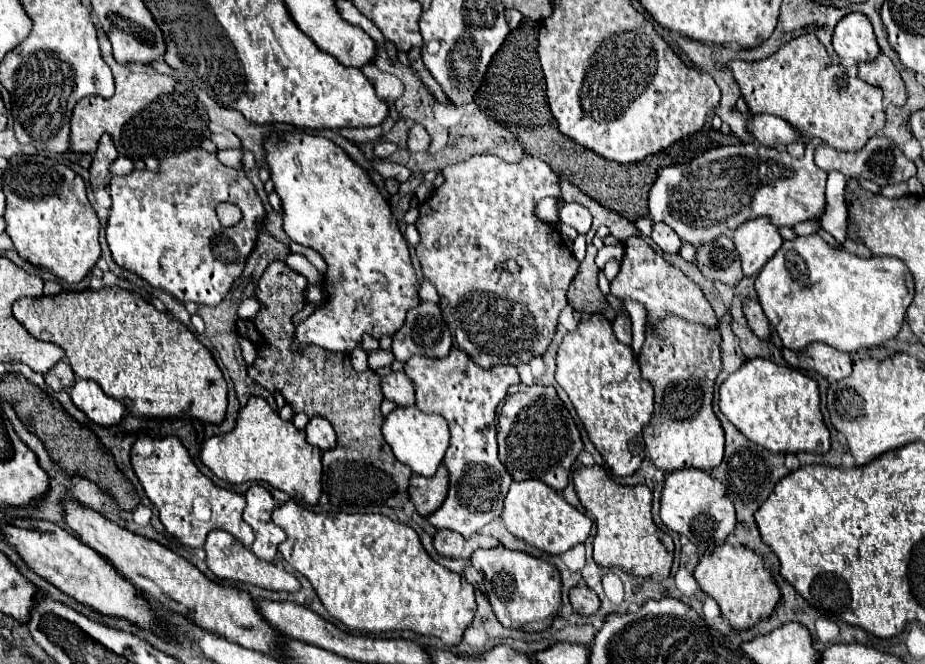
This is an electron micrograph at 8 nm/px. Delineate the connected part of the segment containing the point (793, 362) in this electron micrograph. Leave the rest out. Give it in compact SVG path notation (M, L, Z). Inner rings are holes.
M811 343L803 351L783 349L785 361L795 369L813 369L827 379L845 379L851 375L851 355L837 351L833 347L825 347L825 343Z

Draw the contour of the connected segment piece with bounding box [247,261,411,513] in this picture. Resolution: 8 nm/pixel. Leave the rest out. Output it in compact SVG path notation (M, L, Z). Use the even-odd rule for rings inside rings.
M283 261L269 263L255 287L261 311L253 317L253 323L263 343L257 347L257 359L247 367L247 373L267 391L281 393L295 413L321 415L333 425L337 447L323 453L323 491L335 507L343 513L369 513L377 505L403 509L409 501L411 469L395 459L381 433L385 419L379 409L383 401L381 377L371 369L357 373L351 367L349 353L333 353L321 347L305 347L301 355L289 351L289 339L295 331L293 315L305 305L307 285L307 279L291 271Z

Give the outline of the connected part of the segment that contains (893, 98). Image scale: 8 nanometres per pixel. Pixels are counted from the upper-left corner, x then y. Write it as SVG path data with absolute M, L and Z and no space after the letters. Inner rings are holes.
M879 55L873 63L859 63L859 77L873 85L879 87L885 95L885 101L891 105L905 105L907 101L907 87L897 71L897 67L891 63L887 55Z

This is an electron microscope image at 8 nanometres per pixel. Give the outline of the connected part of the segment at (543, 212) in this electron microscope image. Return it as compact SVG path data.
M547 197L547 199L541 199L537 205L535 205L535 217L545 221L545 223L559 223L559 209L557 209L557 199L555 197Z

